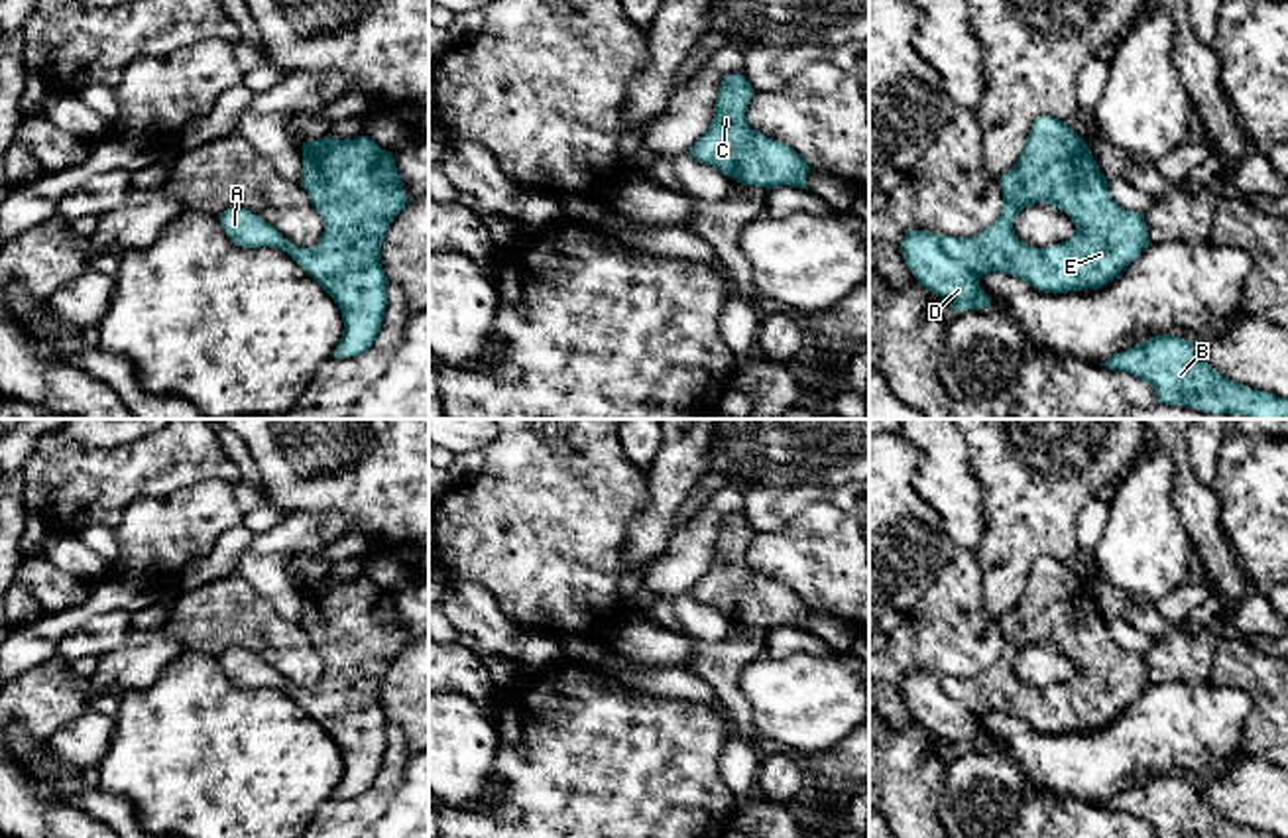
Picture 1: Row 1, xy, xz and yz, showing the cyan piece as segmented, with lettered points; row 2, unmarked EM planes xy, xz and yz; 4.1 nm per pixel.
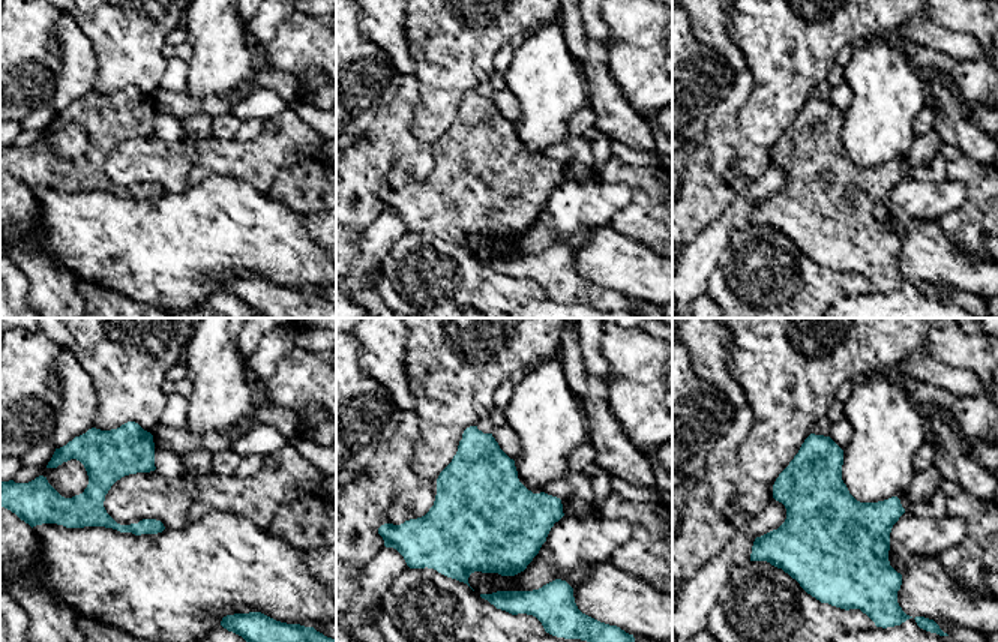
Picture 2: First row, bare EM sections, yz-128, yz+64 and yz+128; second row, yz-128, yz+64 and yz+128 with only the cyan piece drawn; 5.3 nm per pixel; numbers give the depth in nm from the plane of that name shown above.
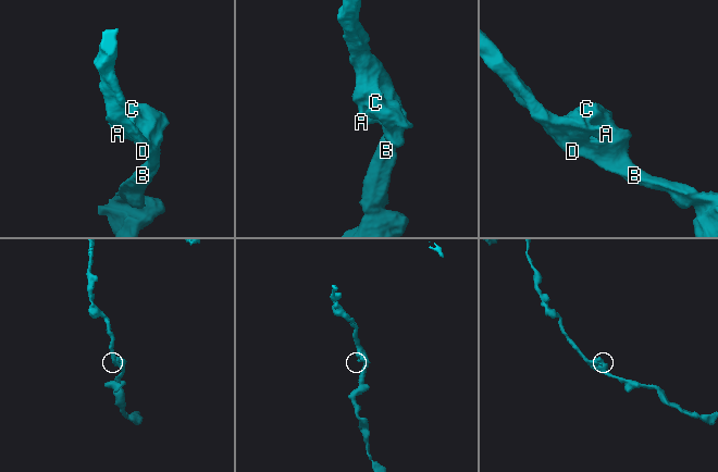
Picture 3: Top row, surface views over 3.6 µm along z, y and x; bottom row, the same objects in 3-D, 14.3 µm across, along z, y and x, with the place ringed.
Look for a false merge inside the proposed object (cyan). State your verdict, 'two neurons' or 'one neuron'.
one neuron

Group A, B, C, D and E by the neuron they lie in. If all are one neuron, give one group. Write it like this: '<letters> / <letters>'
A B C D E

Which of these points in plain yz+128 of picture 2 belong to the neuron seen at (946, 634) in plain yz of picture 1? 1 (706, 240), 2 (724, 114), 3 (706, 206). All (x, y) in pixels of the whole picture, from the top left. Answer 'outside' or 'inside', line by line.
1: outside
2: inside
3: inside

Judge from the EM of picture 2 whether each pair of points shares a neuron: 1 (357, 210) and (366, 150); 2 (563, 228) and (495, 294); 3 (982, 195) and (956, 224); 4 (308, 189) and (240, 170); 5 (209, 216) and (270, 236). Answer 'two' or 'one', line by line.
1: one
2: two
3: one
4: two
5: one

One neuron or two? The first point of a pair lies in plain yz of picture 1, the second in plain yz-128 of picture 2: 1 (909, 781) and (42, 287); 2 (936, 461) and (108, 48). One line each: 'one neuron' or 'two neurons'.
1: one neuron
2: two neurons

